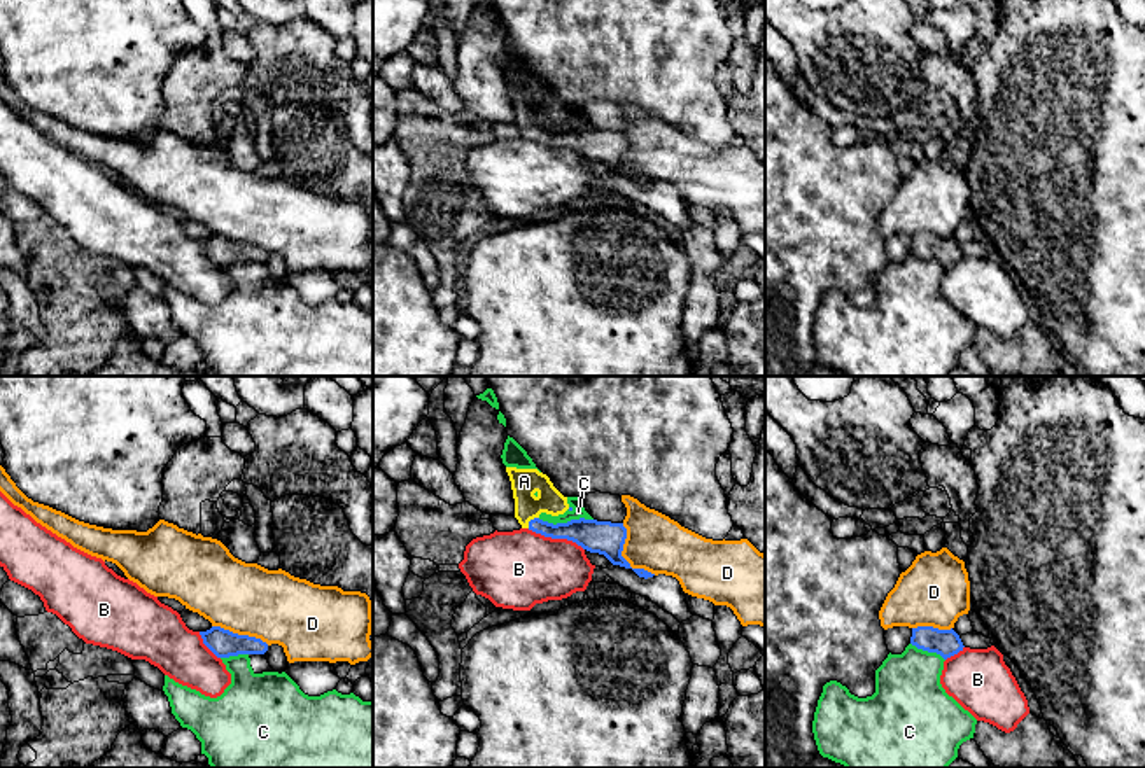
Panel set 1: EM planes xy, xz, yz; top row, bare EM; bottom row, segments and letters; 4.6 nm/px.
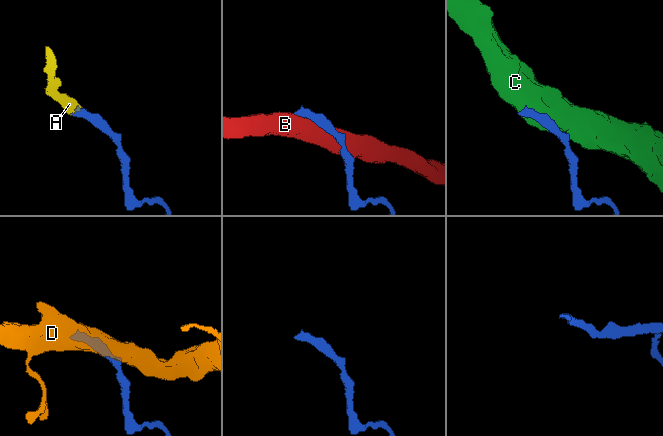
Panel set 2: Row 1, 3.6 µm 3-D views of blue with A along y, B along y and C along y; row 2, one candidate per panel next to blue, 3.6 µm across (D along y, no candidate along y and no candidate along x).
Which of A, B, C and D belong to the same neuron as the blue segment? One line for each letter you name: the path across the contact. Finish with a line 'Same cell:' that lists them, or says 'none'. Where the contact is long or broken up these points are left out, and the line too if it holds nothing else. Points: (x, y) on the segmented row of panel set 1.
A: Path across: xz (583, 532), (548, 530), (531, 520), (524, 499), (524, 481)
Same cell: A

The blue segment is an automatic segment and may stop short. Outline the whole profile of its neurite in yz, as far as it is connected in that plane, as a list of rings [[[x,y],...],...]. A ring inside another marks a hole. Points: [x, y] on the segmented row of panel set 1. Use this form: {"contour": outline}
{"contour": [[[933,626],[912,628],[910,644],[917,649],[937,653],[944,660],[958,654],[965,647],[959,635],[952,628],[938,630]]]}

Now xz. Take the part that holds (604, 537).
{"contour": [[[506,467],[515,499],[515,518],[522,528],[551,539],[567,539],[590,553],[604,555],[613,565],[632,569],[622,556],[627,539],[623,523],[597,520],[571,520],[567,523],[548,523],[539,518],[541,513],[558,516],[569,509],[564,497],[537,469]]]}

